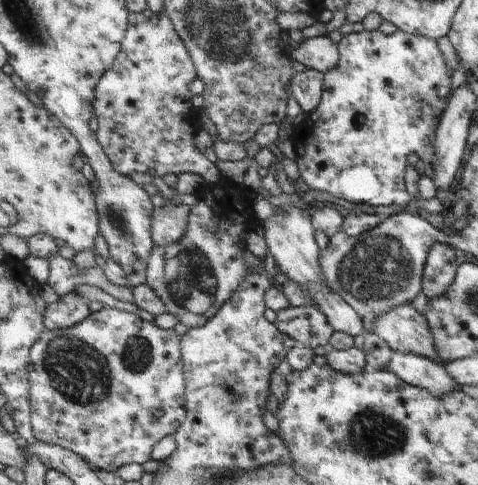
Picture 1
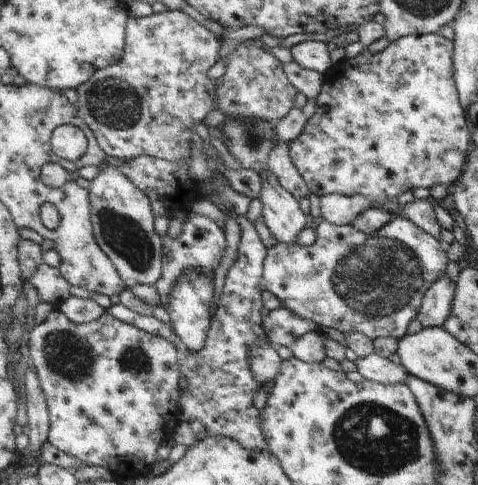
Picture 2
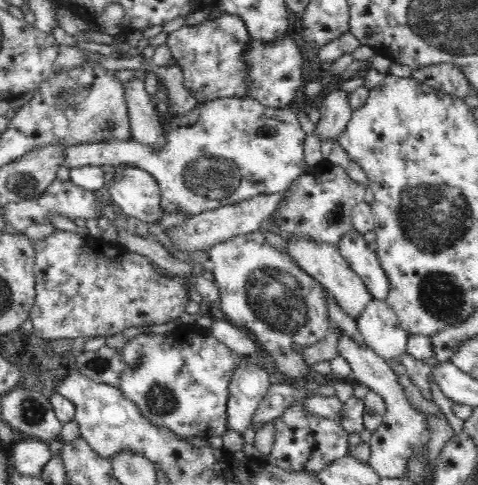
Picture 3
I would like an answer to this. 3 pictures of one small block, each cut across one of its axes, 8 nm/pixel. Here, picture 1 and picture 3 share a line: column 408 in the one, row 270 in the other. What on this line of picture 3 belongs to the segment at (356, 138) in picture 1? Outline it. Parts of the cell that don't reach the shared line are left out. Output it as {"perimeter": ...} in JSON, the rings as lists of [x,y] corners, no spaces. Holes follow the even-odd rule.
{"perimeter":[[[54,230],[50,236],[42,240],[32,240],[34,250],[34,276],[36,276],[36,306],[32,310],[34,334],[42,338],[58,338],[58,340],[74,340],[74,338],[94,338],[94,336],[114,336],[126,328],[152,328],[166,326],[180,318],[186,312],[186,304],[190,302],[190,290],[198,290],[198,278],[202,278],[204,270],[210,270],[210,250],[208,248],[186,248],[182,252],[190,254],[190,262],[186,262],[188,270],[184,272],[158,272],[154,268],[154,260],[150,256],[128,252],[126,246],[116,242],[108,242],[106,236],[90,242],[88,236],[80,236],[70,230]]]}

